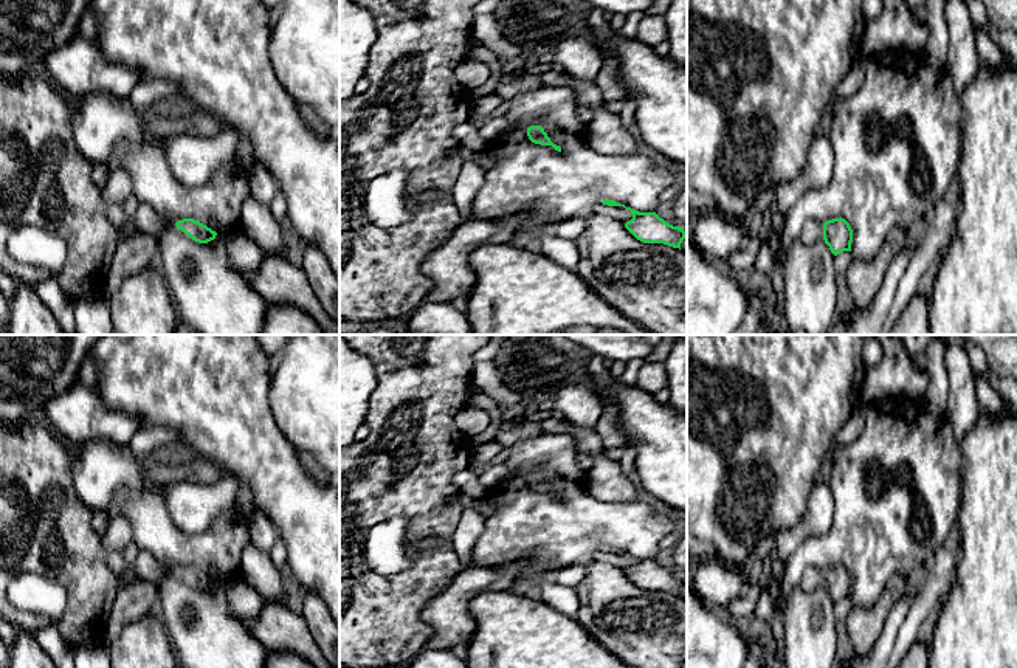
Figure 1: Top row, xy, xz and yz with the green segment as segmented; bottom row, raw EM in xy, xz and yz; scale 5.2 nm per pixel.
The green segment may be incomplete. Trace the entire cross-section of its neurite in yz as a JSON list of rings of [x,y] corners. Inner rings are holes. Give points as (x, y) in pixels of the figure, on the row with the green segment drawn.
[[[842,217],[828,220],[823,225],[812,220],[806,222],[800,234],[800,242],[811,245],[820,239],[823,239],[831,253],[837,256],[843,251],[851,251],[853,229]]]

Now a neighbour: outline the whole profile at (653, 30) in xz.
[[[643,15],[636,33],[636,39],[650,46],[664,42],[667,36],[668,25],[664,15]]]

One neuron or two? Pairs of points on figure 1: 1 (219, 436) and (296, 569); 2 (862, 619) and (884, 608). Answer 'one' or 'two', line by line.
1: one
2: one

